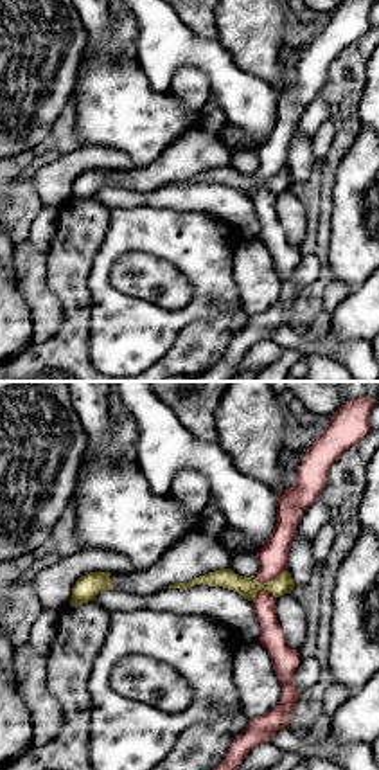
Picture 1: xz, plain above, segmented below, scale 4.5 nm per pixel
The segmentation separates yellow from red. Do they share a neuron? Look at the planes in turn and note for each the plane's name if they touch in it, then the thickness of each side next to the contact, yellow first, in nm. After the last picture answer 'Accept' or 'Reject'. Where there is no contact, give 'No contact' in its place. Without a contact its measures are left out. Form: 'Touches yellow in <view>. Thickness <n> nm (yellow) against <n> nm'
Touches yellow in xz. Thickness 90 nm (yellow) against 130 nm

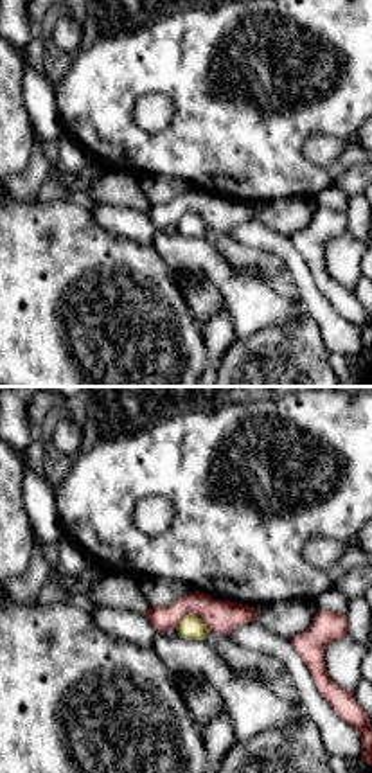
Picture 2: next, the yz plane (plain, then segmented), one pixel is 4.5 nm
Touches yellow in yz. Thickness 110 nm (yellow) against 150 nm

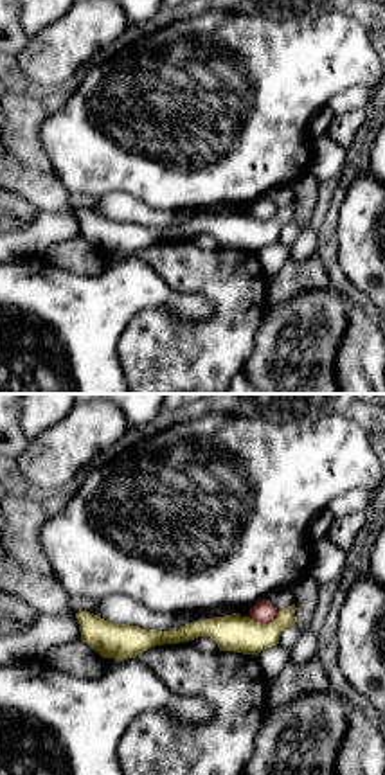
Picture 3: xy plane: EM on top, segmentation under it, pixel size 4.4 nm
Touches yellow in xy. Thickness 160 nm (yellow) against 100 nm

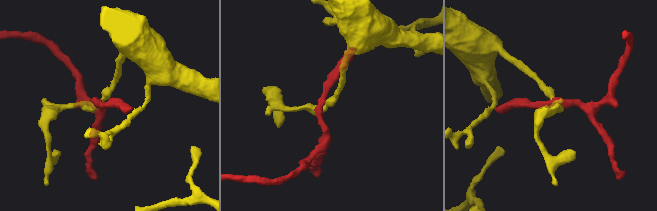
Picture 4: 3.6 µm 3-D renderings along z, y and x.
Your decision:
Reject

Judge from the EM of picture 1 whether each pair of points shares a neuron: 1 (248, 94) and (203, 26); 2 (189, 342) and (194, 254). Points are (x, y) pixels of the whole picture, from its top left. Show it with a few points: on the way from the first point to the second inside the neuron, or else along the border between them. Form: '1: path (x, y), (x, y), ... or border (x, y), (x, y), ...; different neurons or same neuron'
1: border (178, 18), (202, 36), (216, 40); different neurons
2: border (230, 310), (189, 322), (162, 355); different neurons

